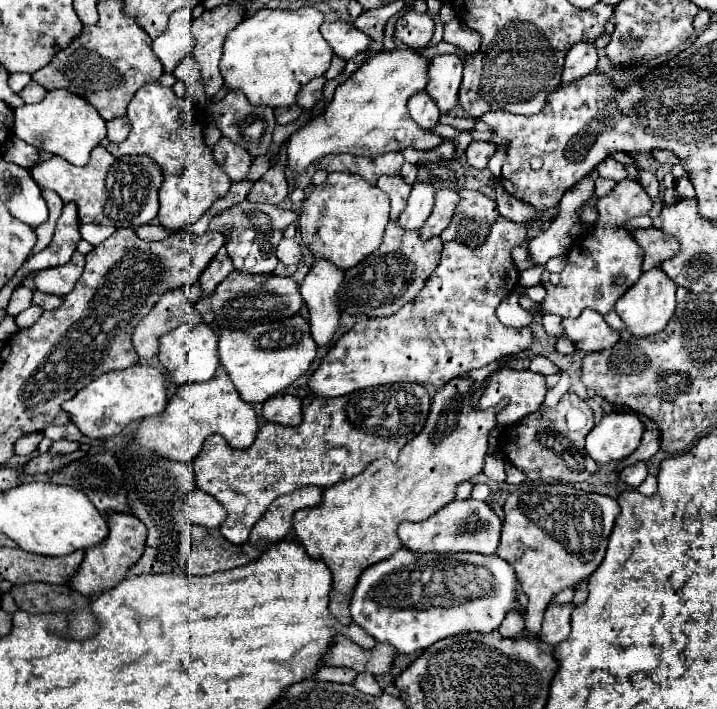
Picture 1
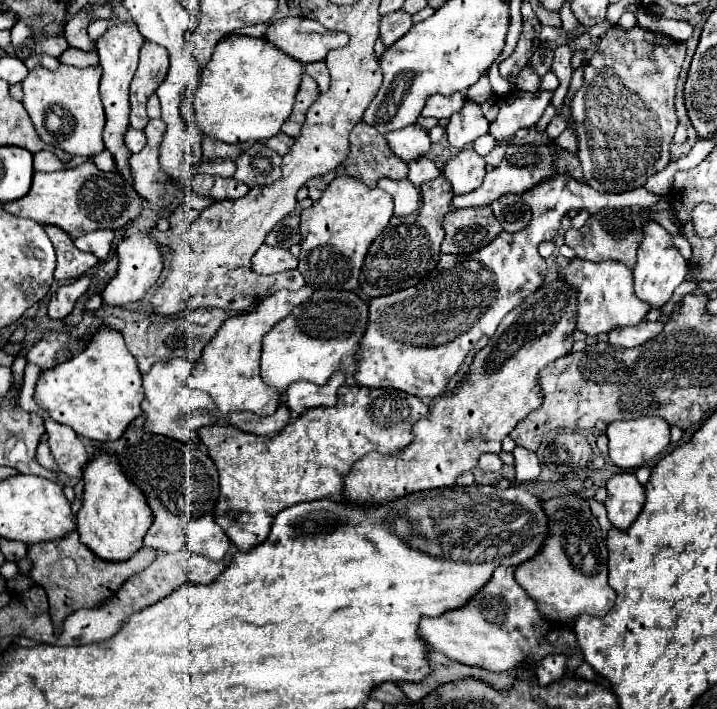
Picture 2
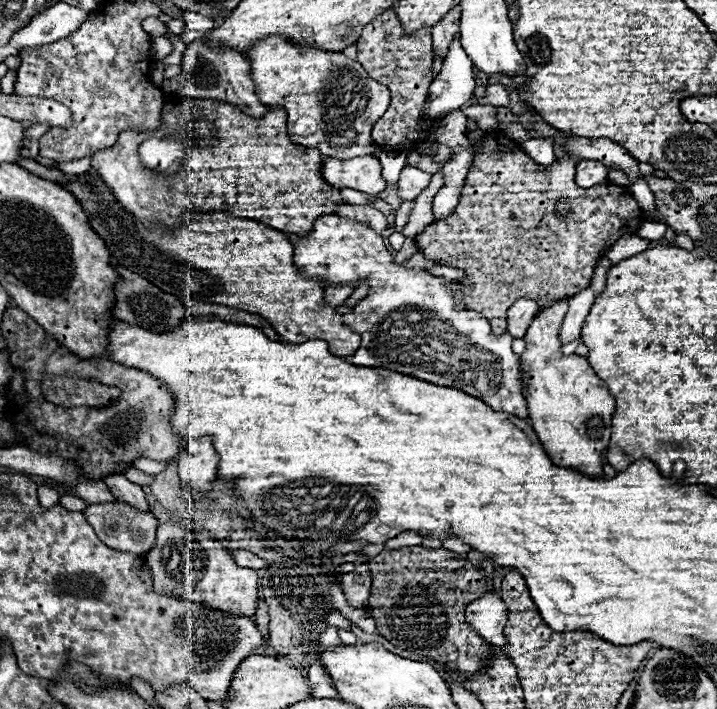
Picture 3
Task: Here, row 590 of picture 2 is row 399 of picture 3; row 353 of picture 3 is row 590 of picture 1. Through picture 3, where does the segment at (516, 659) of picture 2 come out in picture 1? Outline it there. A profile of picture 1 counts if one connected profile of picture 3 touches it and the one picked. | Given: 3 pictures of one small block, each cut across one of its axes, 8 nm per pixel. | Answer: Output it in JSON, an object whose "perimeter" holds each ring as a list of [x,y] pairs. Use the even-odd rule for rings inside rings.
{"perimeter":[[[400,548],[390,558],[362,572],[356,584],[360,590],[356,590],[350,602],[350,614],[354,622],[358,622],[360,628],[364,628],[376,642],[388,642],[400,654],[412,654],[426,650],[430,644],[452,634],[496,630],[508,610],[520,608],[514,584],[514,568],[496,554],[418,554],[408,548]]]}

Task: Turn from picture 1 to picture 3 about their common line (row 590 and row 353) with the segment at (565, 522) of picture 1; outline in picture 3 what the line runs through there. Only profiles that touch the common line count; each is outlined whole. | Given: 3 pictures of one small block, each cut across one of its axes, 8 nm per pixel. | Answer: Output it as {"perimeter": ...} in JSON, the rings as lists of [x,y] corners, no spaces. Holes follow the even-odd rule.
{"perimeter":[[[560,300],[548,310],[540,312],[534,322],[530,324],[524,340],[526,340],[526,352],[520,356],[520,366],[522,372],[528,376],[524,378],[524,398],[528,402],[530,410],[530,420],[532,428],[538,432],[538,440],[546,448],[546,454],[552,458],[554,464],[562,464],[562,468],[574,468],[580,472],[586,472],[588,476],[598,476],[604,478],[602,472],[602,452],[608,448],[610,442],[610,428],[612,428],[612,418],[616,412],[616,404],[612,394],[608,392],[606,384],[596,376],[596,372],[590,368],[588,360],[582,356],[562,356],[560,354],[560,324],[568,312],[568,300]]]}

